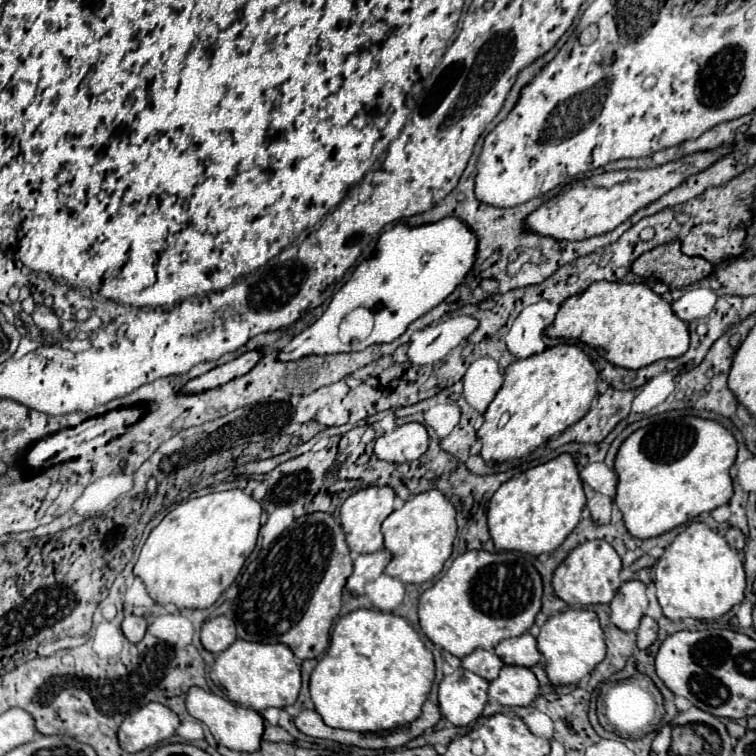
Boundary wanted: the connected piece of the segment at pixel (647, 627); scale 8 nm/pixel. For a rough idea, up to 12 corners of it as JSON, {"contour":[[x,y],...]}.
{"contour":[[644,615],[636,629],[640,649],[648,649],[658,637],[656,619]]}

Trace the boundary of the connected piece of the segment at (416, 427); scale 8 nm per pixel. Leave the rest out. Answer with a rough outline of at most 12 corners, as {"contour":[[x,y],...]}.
{"contour":[[406,423],[376,439],[374,455],[416,461],[428,449],[422,423]]}

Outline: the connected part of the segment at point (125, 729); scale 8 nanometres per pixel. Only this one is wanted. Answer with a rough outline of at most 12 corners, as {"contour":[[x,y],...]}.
{"contour":[[162,703],[124,719],[118,741],[138,753],[172,737],[180,719]]}

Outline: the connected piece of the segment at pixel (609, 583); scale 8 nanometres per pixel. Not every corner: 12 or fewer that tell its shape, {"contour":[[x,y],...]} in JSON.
{"contour":[[606,541],[574,547],[552,575],[572,607],[610,603],[620,557]]}

